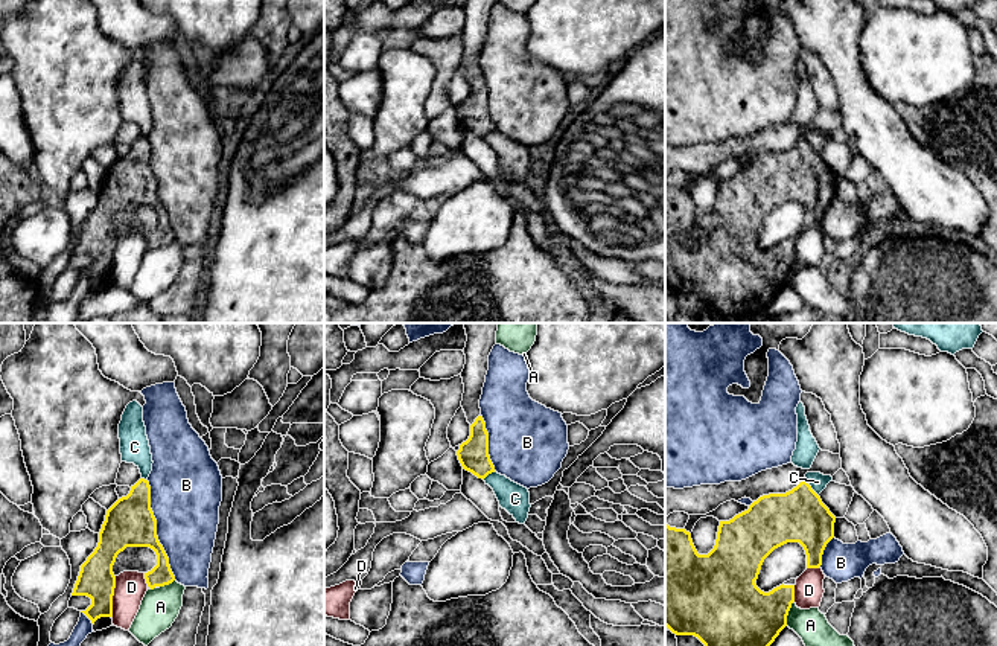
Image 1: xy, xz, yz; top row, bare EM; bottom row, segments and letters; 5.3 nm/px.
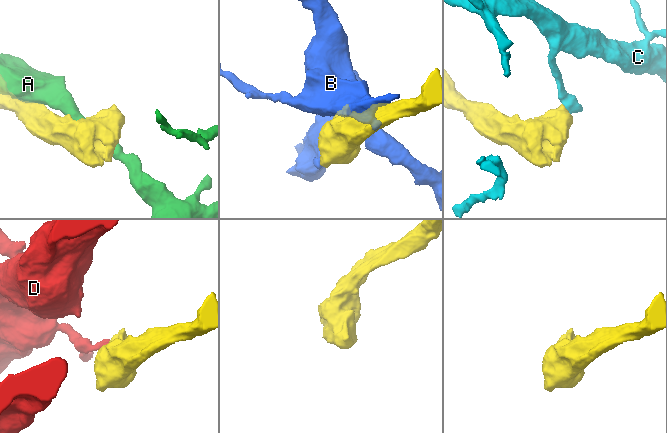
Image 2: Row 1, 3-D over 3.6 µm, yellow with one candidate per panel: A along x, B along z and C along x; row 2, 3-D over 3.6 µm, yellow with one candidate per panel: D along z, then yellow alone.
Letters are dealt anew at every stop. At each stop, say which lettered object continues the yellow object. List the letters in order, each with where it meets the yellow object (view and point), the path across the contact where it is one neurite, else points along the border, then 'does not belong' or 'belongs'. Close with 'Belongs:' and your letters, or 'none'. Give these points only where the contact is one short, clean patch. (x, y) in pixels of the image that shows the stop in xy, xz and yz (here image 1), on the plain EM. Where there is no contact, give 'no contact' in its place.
A: contact yz (787, 271); does not belong
B: contact xy (156, 189); does not belong
C: contact yz (810, 147); border yz (804, 137), (818, 154); does not belong
D: contact xy (111, 256); does not belong
Belongs: none

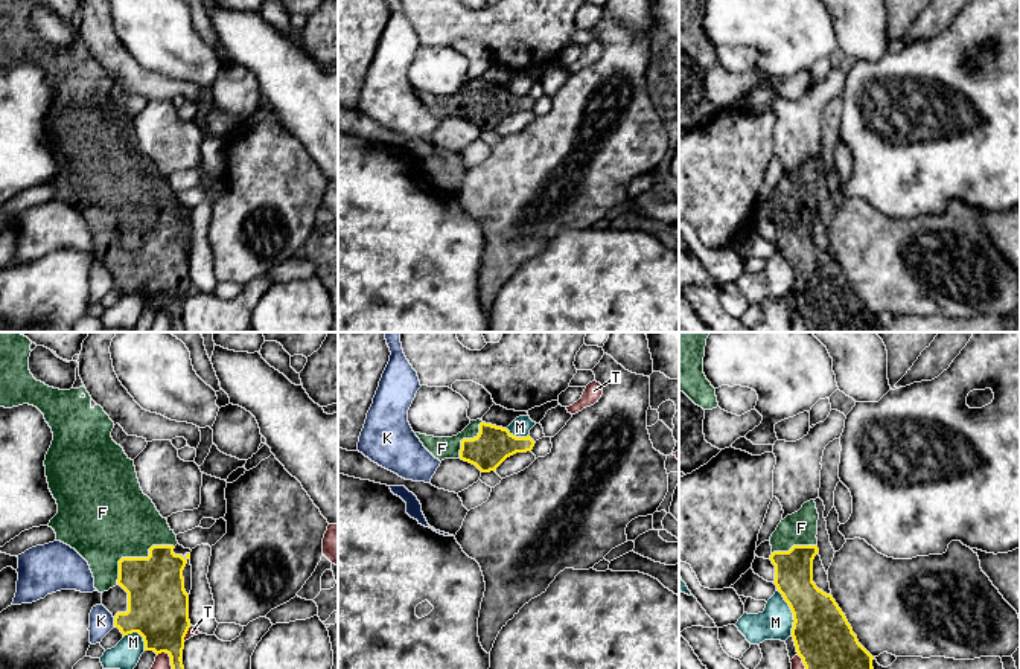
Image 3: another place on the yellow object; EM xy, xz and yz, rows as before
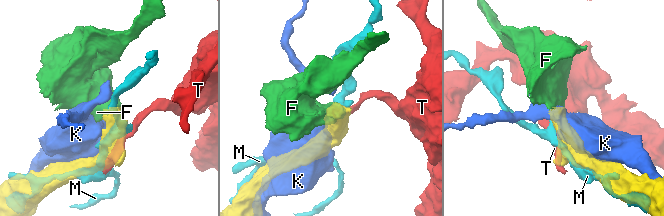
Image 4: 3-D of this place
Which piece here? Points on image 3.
F: contact xy (137, 217); way xy (157, 259), (152, 233), (137, 217), (127, 192), (111, 177); belongs
K: contact xy (114, 281); does not belong
M: contact yz (792, 270); does not belong
T: contact xy (171, 319); does not belong
Belongs: F

